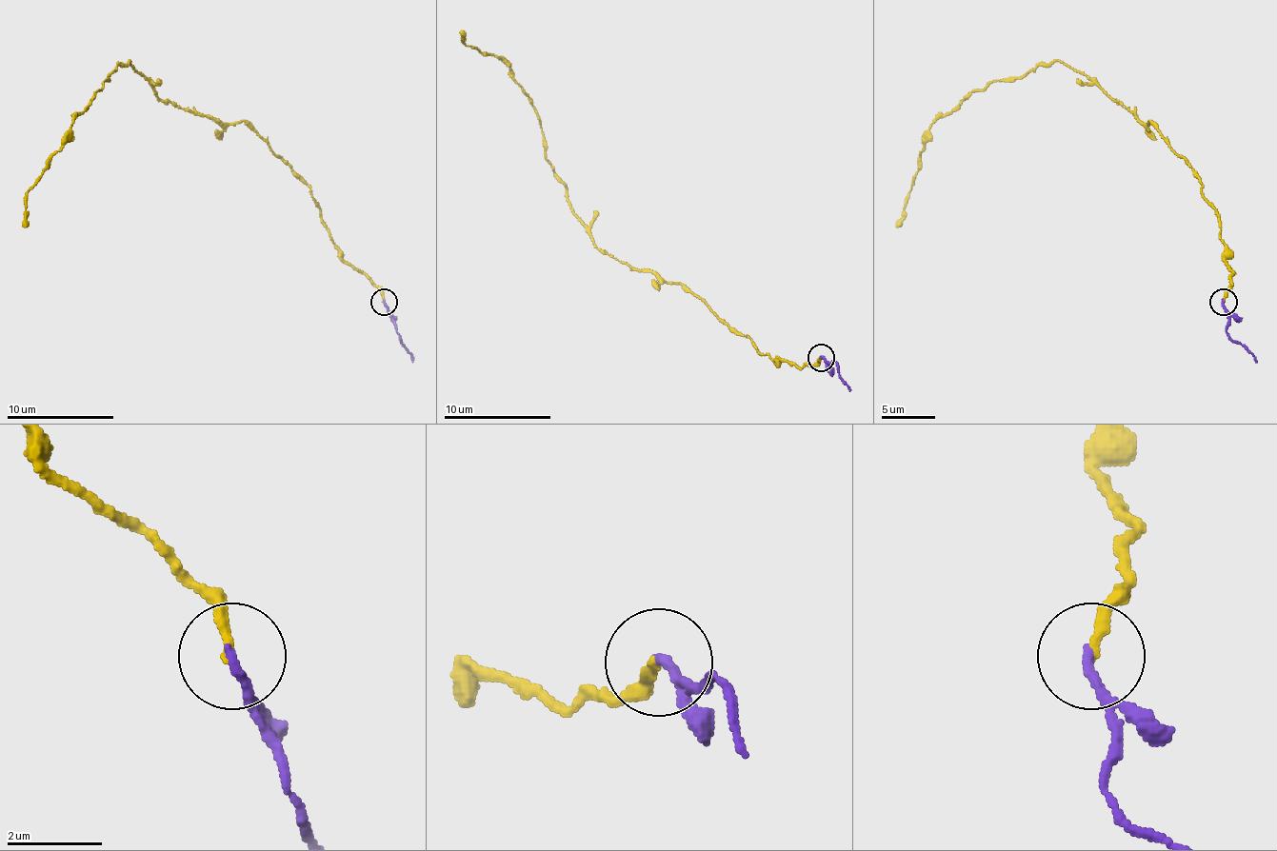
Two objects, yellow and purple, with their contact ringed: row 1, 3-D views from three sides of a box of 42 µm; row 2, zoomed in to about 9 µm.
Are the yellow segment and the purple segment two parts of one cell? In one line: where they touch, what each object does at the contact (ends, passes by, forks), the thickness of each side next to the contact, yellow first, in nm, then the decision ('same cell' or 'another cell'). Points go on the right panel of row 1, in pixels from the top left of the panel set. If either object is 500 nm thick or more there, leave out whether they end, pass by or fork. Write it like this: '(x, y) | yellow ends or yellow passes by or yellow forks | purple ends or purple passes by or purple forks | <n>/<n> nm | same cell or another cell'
(1223, 302) | yellow ends | purple ends | 190/200 nm | same cell

